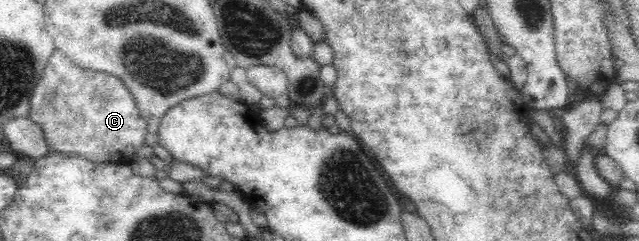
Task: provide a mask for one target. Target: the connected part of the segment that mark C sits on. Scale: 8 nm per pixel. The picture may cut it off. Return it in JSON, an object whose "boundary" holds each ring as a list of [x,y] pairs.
{"boundary":[[[54,47],[45,66],[42,78],[32,92],[30,118],[40,123],[48,139],[58,151],[76,153],[85,159],[96,161],[130,162],[132,152],[143,145],[145,122],[137,109],[135,98],[126,85],[115,76],[104,72],[82,69],[68,60],[68,56]]]}

